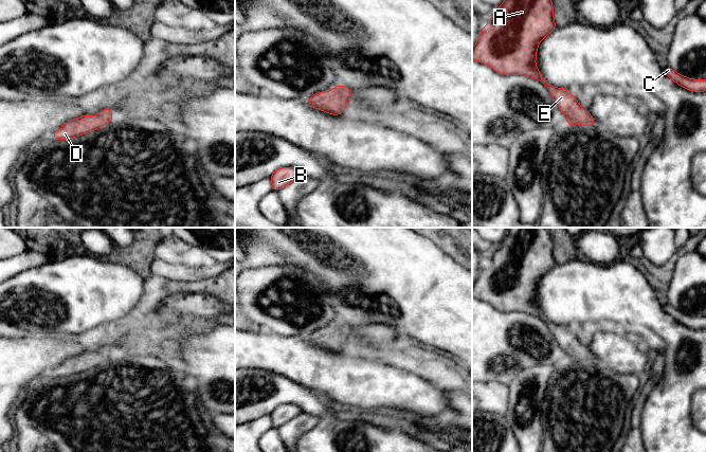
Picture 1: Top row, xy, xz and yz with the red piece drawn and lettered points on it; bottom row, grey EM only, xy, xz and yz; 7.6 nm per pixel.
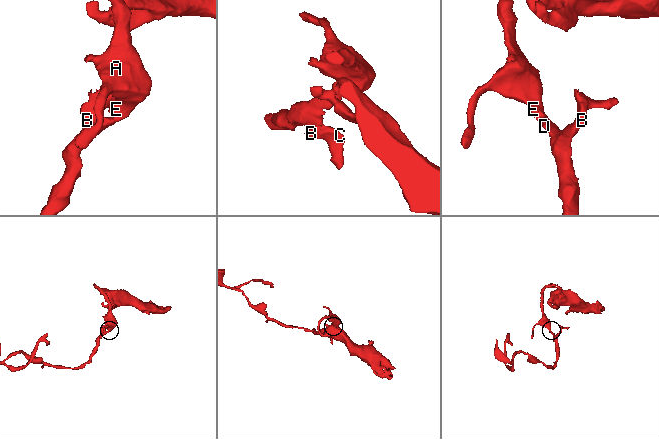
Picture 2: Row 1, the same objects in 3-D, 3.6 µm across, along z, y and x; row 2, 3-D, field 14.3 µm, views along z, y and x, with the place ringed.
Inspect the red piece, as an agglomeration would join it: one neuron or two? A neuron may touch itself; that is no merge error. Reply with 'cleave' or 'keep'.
keep

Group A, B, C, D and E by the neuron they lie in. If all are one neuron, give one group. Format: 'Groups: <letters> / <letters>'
Groups: A B C D E

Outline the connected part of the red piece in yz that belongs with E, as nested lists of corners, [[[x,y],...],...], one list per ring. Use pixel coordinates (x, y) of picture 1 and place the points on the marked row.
[[[505,0],[497,7],[490,22],[482,29],[479,38],[472,48],[472,60],[488,65],[504,75],[521,74],[540,80],[547,87],[554,101],[565,115],[567,125],[596,127],[596,122],[590,111],[580,106],[571,90],[547,84],[536,67],[538,44],[556,28],[551,0]]]

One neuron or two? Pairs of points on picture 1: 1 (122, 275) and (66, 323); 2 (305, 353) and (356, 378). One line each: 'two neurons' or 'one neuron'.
1: one neuron
2: one neuron

